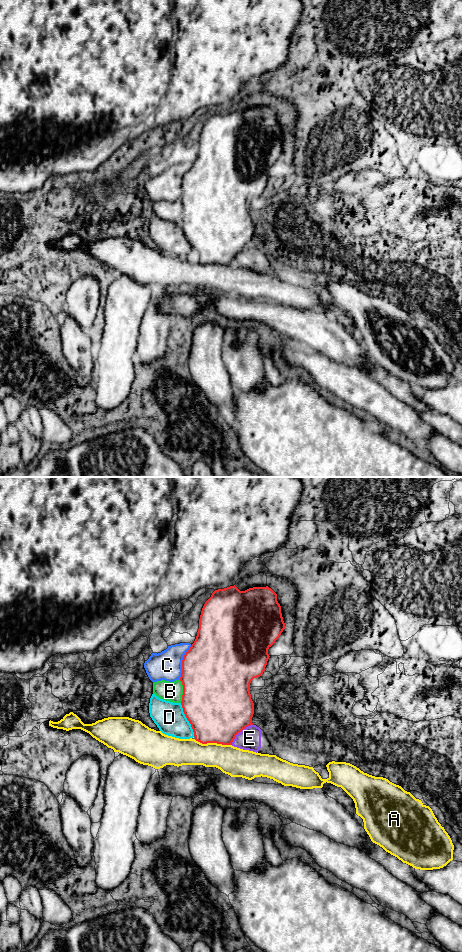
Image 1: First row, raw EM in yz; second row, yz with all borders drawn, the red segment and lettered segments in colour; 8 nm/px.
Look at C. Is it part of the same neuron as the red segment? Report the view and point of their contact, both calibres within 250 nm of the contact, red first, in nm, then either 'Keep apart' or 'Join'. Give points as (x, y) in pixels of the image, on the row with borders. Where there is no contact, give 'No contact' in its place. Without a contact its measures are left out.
Touches red at yz (182, 662). Thickness 500 nm (red) against 240 nm. Join

